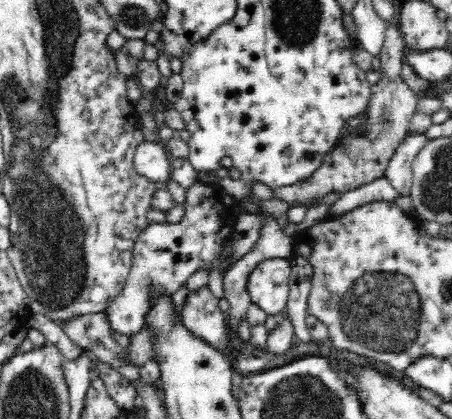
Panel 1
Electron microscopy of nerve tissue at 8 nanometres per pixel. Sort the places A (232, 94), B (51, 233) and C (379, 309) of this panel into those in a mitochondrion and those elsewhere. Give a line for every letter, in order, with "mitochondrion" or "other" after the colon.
A: other
B: mitochondrion
C: mitochondrion

